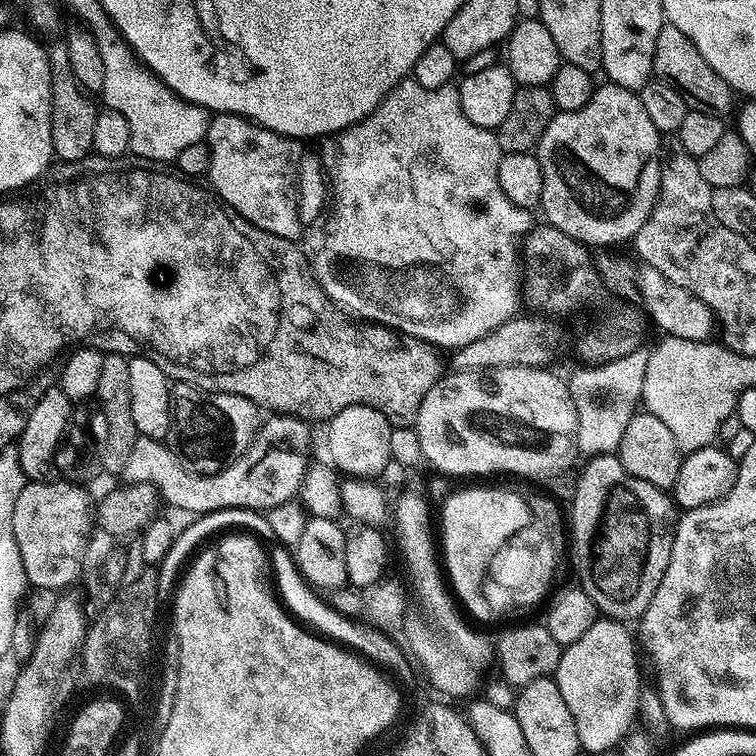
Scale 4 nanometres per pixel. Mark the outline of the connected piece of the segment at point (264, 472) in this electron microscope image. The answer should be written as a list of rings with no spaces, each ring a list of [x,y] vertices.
[[[269,415],[261,423],[248,449],[221,472],[209,476],[193,472],[167,443],[137,435],[122,476],[130,484],[153,484],[163,503],[165,500],[188,512],[219,514],[223,508],[248,508],[263,513],[293,499],[303,487],[304,476],[310,467],[308,451],[312,448],[312,432],[308,428],[311,428],[309,421],[299,416]]]

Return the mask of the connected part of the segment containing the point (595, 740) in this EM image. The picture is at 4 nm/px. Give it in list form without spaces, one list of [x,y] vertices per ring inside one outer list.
[[[597,618],[594,626],[578,638],[578,642],[567,645],[561,651],[560,661],[554,673],[558,690],[562,690],[562,699],[574,717],[574,727],[578,730],[578,742],[587,752],[608,752],[617,747],[620,741],[633,731],[640,710],[640,664],[636,661],[636,644],[628,633],[627,623],[611,618]]]

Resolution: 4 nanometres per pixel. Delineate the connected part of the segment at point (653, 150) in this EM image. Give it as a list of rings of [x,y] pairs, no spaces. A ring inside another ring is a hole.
[[[604,82],[601,88],[599,85],[593,91],[590,102],[586,102],[586,106],[582,106],[582,110],[557,111],[550,122],[550,126],[546,126],[540,143],[534,149],[534,155],[539,158],[542,166],[542,202],[540,208],[542,213],[544,212],[543,219],[553,228],[562,230],[562,234],[574,238],[579,244],[585,246],[620,244],[623,240],[631,241],[638,234],[638,230],[642,230],[642,226],[647,222],[653,206],[660,199],[660,161],[662,159],[660,140],[662,140],[662,133],[656,129],[654,122],[650,122],[650,117],[646,114],[646,109],[643,108],[639,95],[631,88],[623,88],[611,82]]]

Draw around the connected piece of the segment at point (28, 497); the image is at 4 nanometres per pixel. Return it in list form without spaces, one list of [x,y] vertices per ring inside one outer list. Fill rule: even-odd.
[[[57,478],[25,483],[18,494],[18,502],[14,502],[14,538],[32,588],[67,589],[67,584],[74,583],[84,568],[88,539],[94,533],[94,500],[88,497],[87,487],[65,480]]]

